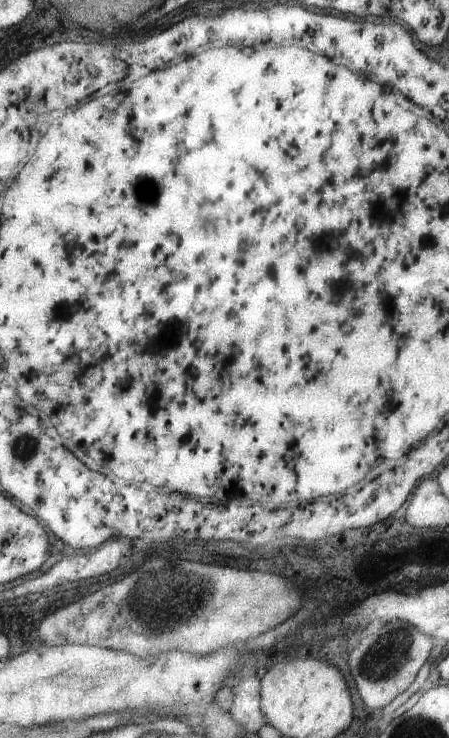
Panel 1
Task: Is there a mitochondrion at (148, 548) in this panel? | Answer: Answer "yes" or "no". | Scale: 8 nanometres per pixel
no

